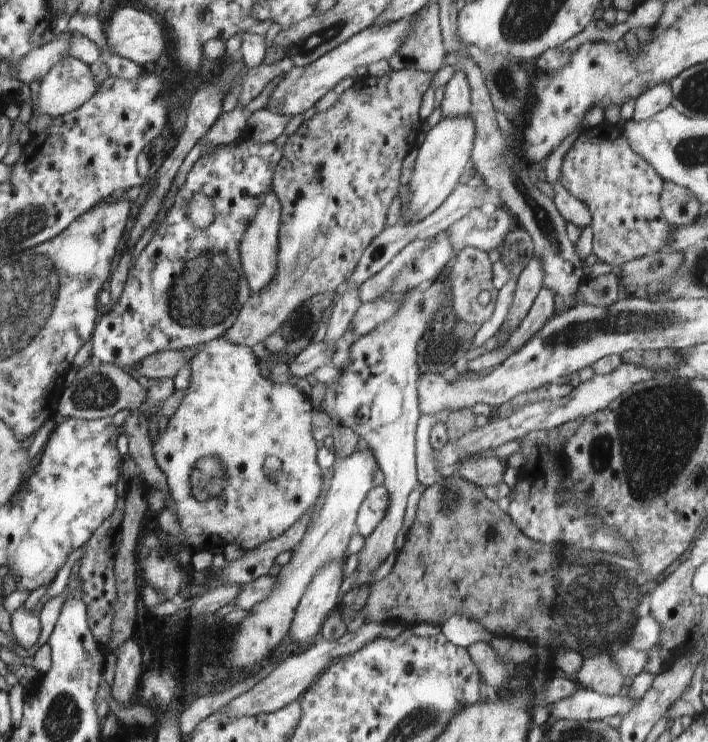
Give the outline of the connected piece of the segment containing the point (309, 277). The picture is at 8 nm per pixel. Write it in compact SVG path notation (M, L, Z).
M402 69L399 71L390 70L382 77L370 76L366 72L358 74L354 77L354 83L342 94L338 95L333 106L330 106L326 111L316 113L312 118L307 119L301 123L298 129L289 136L282 148L282 154L279 163L272 171L271 189L276 193L278 200L282 207L281 225L278 235L278 254L277 254L277 269L272 280L257 293L250 293L246 302L241 306L240 312L237 314L234 324L225 332L225 339L230 342L252 347L258 342L262 342L266 337L270 337L273 332L281 328L283 322L294 312L303 302L306 302L311 296L318 293L334 293L343 284L343 282L354 272L357 268L357 262L360 260L361 252L368 246L369 242L375 236L378 236L384 223L386 222L386 213L392 198L397 196L398 182L400 178L400 168L404 158L411 152L414 147L413 139L415 133L421 124L418 110L424 92L430 88L432 78L434 78L432 71L421 71L412 69Z

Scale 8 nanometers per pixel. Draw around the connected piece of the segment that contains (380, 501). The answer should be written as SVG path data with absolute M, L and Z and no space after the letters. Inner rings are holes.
M384 485L372 487L361 502L356 515L356 526L360 536L370 536L384 518L389 505L389 492Z

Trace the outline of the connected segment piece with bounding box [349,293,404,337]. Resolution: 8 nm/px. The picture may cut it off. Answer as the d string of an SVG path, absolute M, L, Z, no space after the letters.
M403 294L392 296L390 302L384 298L374 302L362 303L351 318L351 332L357 337L374 330L378 324L389 321L389 318L399 309L400 301L403 301Z

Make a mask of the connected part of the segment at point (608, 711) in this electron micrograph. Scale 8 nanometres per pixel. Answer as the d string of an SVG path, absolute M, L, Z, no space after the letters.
M578 687L575 691L572 691L568 696L565 696L562 700L553 703L552 709L549 714L549 721L555 721L558 719L566 719L569 721L593 721L600 719L608 719L610 716L620 714L623 716L637 703L628 695L618 696L614 695L609 697L606 695L598 694L593 690L586 689L584 687Z

